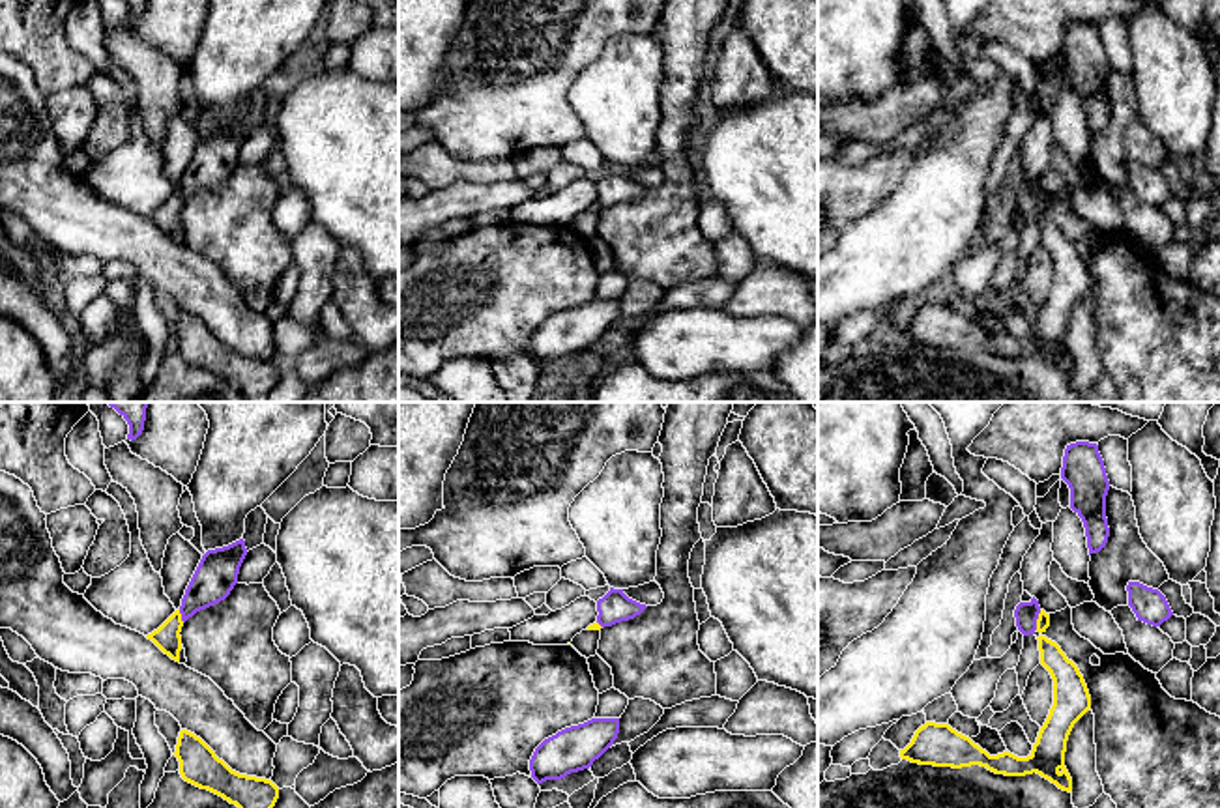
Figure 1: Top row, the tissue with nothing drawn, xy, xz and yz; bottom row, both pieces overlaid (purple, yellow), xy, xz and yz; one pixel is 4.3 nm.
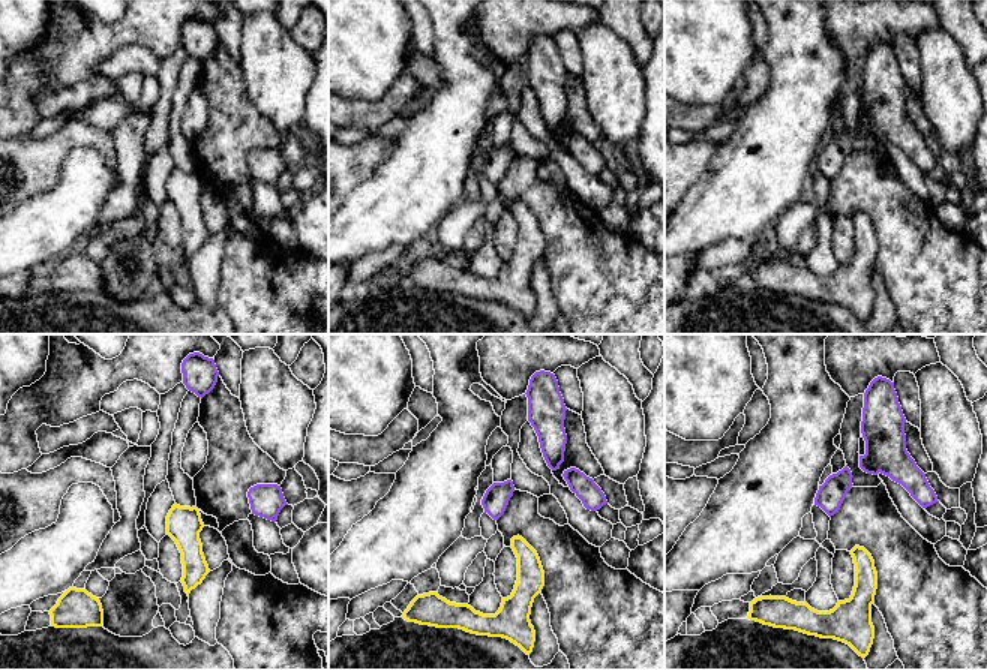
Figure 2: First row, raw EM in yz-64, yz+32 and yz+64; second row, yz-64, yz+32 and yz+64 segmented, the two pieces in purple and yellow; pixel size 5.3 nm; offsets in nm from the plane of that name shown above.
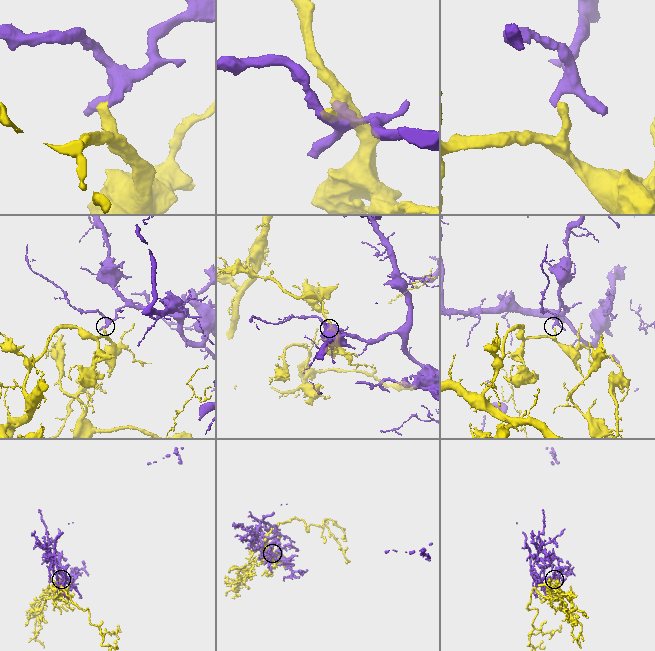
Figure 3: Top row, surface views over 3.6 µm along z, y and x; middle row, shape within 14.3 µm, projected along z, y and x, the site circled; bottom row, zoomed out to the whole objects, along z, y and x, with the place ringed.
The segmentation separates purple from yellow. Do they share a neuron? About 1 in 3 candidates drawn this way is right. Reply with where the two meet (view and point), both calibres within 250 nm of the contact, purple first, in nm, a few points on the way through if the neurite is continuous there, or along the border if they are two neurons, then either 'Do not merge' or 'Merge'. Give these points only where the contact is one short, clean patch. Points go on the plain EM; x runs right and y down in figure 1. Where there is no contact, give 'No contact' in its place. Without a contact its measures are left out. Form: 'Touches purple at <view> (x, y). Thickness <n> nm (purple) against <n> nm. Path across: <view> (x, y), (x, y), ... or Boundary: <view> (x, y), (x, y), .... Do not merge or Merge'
Touches purple at yz (1037, 199). Thickness 100 nm (purple) against 60 nm. Boundary: yz (1041, 191), (1035, 210). Do not merge

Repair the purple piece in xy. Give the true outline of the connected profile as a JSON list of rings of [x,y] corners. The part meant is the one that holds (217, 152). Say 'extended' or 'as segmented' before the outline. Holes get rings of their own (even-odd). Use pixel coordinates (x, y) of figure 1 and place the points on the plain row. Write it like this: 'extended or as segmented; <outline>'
as segmented; [[[245,122],[208,131],[182,180],[180,195],[185,204],[196,193],[225,181],[238,165],[240,148],[247,137]]]

